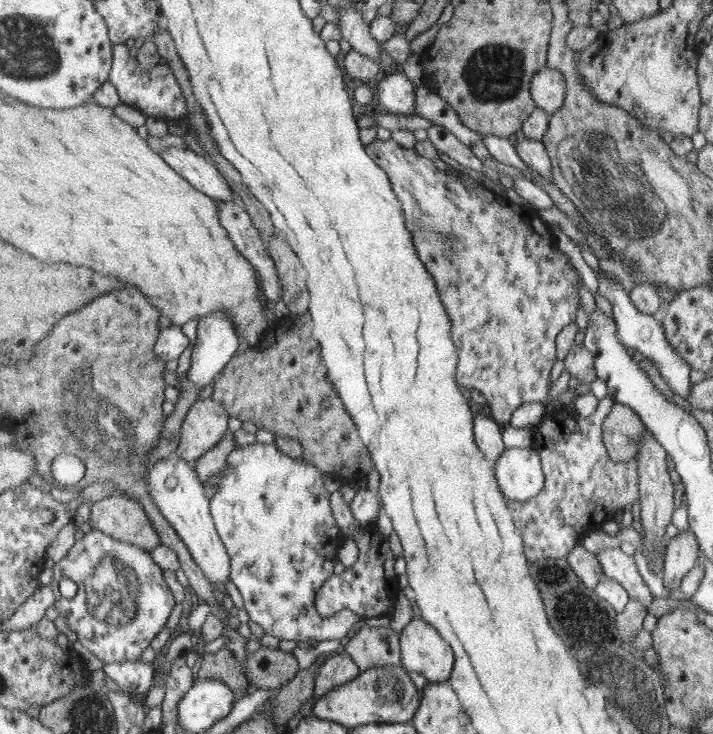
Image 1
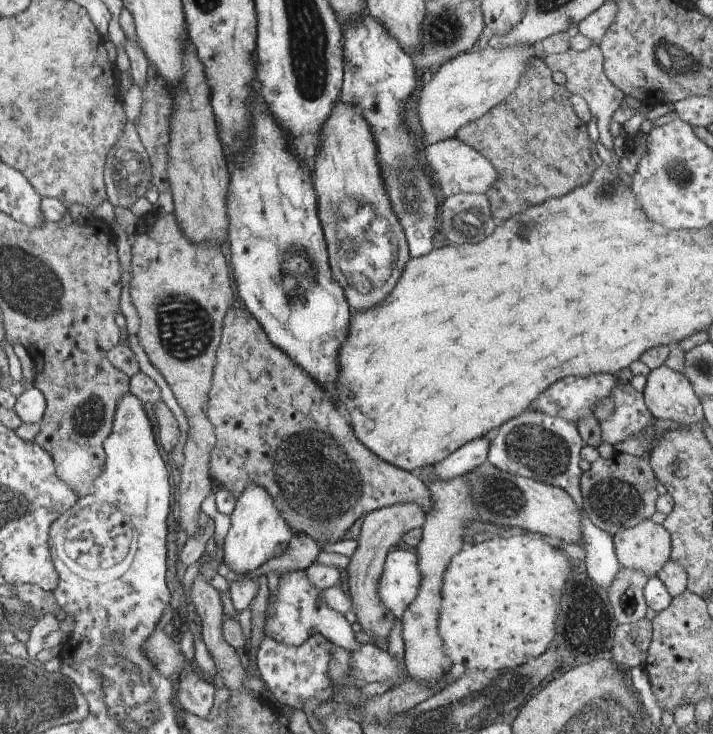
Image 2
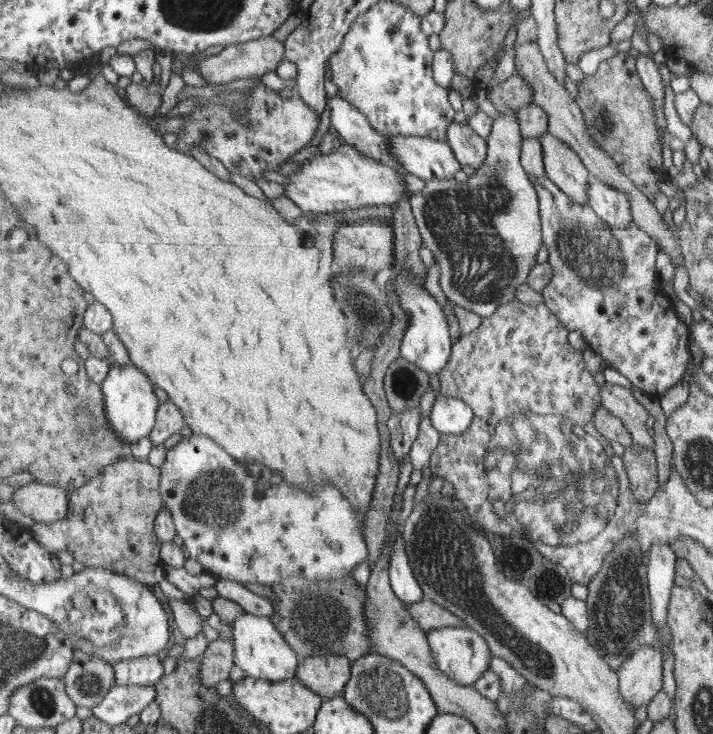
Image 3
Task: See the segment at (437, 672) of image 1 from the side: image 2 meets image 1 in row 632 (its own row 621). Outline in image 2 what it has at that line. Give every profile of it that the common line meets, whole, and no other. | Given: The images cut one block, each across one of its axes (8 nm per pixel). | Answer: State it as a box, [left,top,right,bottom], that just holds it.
[402,465,478,687]

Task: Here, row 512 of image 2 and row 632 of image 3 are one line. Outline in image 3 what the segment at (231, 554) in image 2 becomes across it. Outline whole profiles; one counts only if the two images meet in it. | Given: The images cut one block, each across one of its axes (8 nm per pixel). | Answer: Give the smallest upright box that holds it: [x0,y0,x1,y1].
[231,612,302,682]

